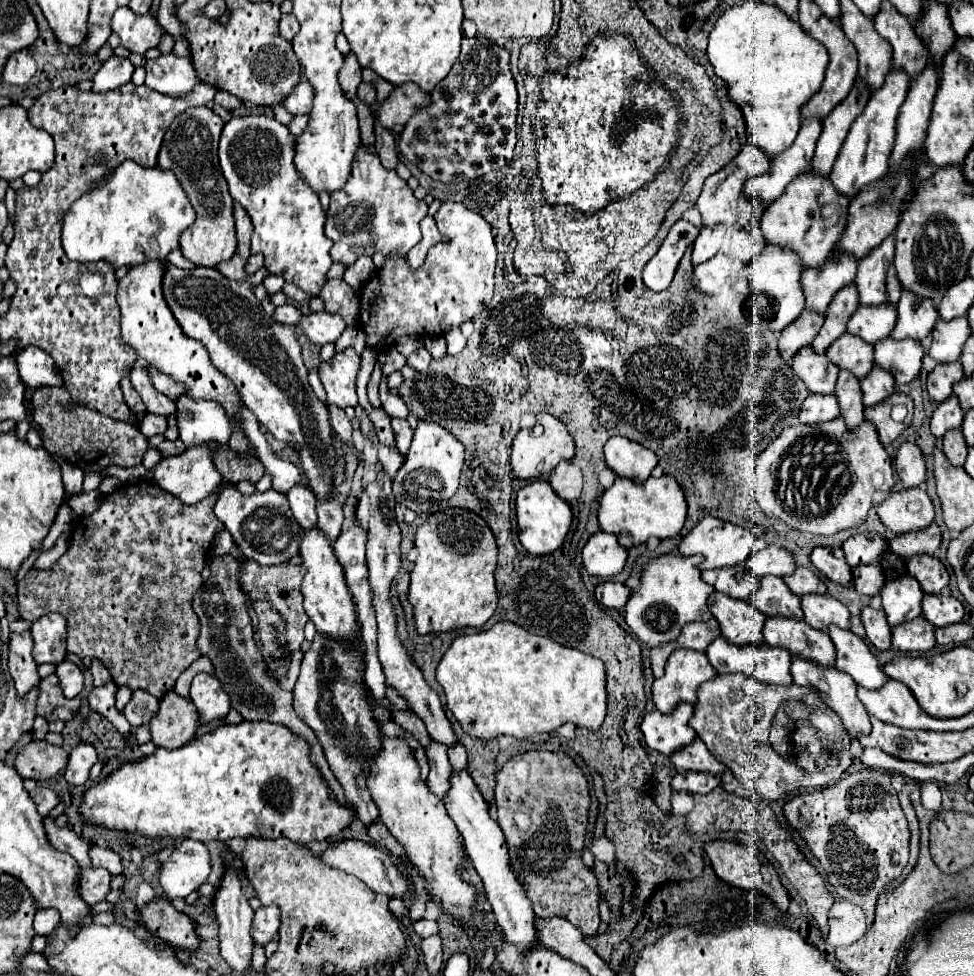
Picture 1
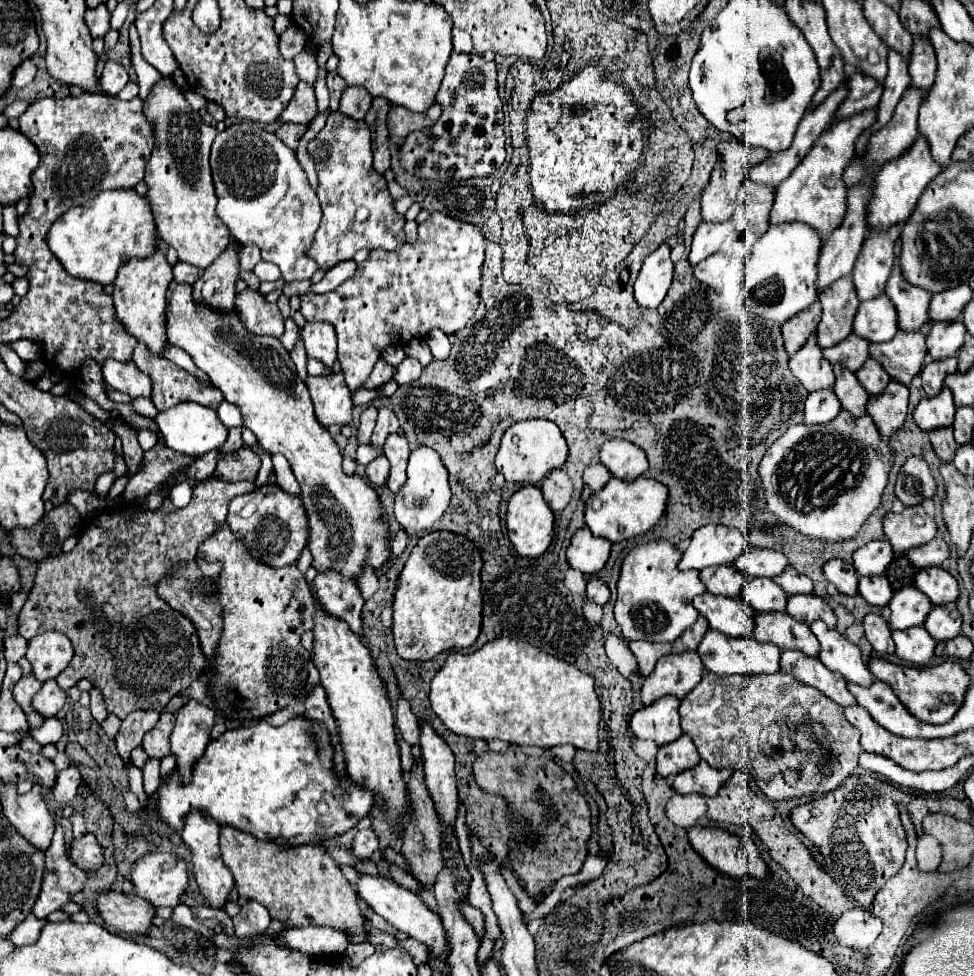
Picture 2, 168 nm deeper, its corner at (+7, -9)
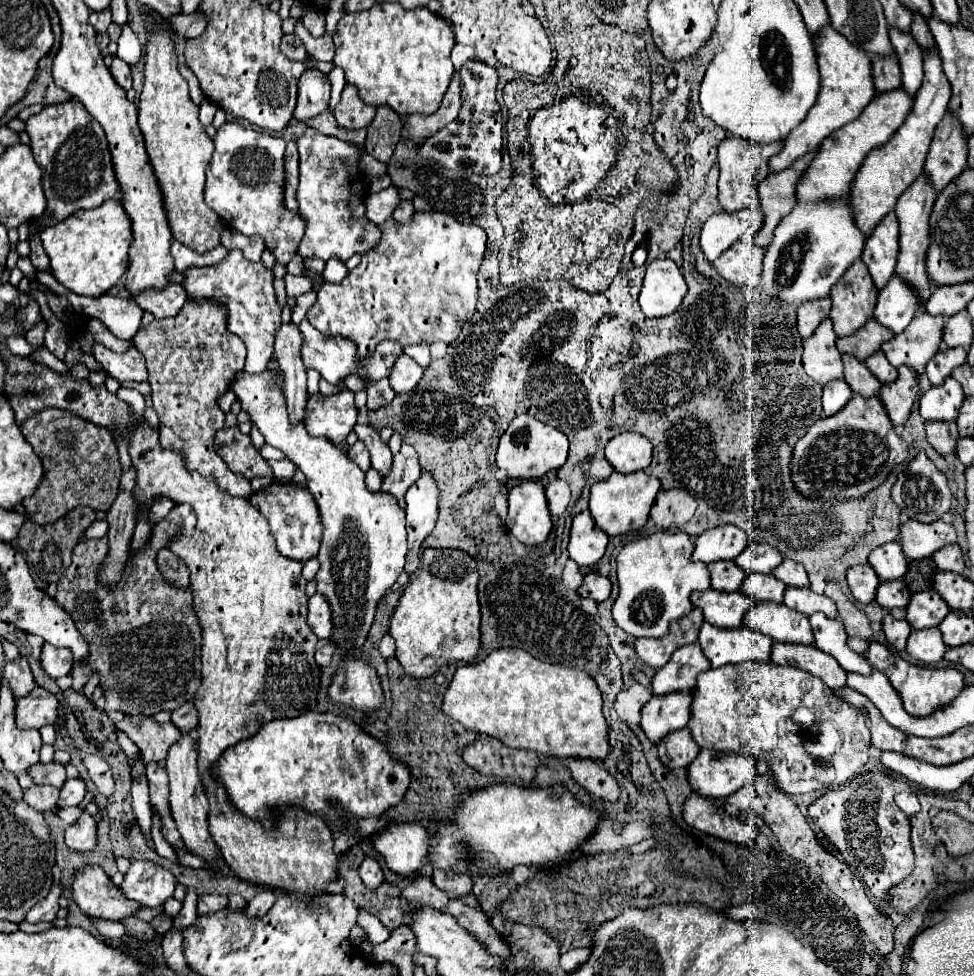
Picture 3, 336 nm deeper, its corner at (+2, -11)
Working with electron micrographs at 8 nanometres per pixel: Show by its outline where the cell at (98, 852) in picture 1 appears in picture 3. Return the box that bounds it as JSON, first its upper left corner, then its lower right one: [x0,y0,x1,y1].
[65,811,97,853]

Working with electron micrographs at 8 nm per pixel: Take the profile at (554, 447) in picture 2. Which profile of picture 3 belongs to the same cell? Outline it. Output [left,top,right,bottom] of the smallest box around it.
[497,415,569,479]

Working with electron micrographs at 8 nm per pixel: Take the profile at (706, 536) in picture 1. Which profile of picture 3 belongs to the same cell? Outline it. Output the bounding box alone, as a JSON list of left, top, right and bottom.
[693,525,747,563]

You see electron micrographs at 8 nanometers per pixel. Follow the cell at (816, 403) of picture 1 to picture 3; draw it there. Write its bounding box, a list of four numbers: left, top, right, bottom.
[823,379,853,417]

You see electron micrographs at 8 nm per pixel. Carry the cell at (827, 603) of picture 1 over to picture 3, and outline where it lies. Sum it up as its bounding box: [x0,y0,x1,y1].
[783,587,837,619]

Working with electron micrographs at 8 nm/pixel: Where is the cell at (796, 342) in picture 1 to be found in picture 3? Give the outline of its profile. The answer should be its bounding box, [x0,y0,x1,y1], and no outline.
[797,299,831,339]

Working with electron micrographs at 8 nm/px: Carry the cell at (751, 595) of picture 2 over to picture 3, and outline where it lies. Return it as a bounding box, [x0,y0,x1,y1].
[741,573,785,601]

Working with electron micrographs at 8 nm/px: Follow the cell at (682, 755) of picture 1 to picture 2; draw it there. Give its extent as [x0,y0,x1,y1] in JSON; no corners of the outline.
[658,735,700,777]

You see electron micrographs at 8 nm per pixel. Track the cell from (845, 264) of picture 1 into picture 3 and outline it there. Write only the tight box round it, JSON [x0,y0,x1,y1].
[851,49,951,235]

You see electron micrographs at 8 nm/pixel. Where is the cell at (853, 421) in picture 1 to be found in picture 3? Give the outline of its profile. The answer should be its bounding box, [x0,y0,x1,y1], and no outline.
[843,355,881,397]

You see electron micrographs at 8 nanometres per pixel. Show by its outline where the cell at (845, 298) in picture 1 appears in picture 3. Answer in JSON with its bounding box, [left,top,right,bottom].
[831,261,879,337]

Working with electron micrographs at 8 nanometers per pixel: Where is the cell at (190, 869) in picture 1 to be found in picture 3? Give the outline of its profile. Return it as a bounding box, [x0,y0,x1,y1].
[121,861,177,907]

